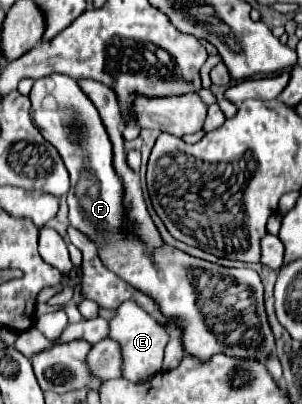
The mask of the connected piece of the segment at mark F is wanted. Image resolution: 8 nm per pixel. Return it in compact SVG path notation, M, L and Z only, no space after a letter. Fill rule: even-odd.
M49 74L35 80L29 98L33 104L30 116L33 116L35 126L39 128L43 138L57 148L71 176L71 190L67 194L69 224L83 232L95 244L103 264L127 284L147 294L167 320L177 320L185 354L197 358L199 362L207 362L215 354L267 362L267 358L275 352L275 338L267 320L263 304L263 282L259 274L249 266L223 266L221 272L221 266L197 260L169 244L163 244L155 250L143 246L145 242L131 230L133 220L127 216L127 204L123 200L123 180L113 168L113 146L97 108L93 108L93 102L81 92L81 88L77 88L77 82L65 74ZM189 268L205 268L213 274L217 272L217 276L233 276L239 290L247 292L241 294L241 298L235 296L239 304L235 302L221 306L221 332L215 332L207 326L205 316L197 306L197 290L191 284L193 276L189 274Z

